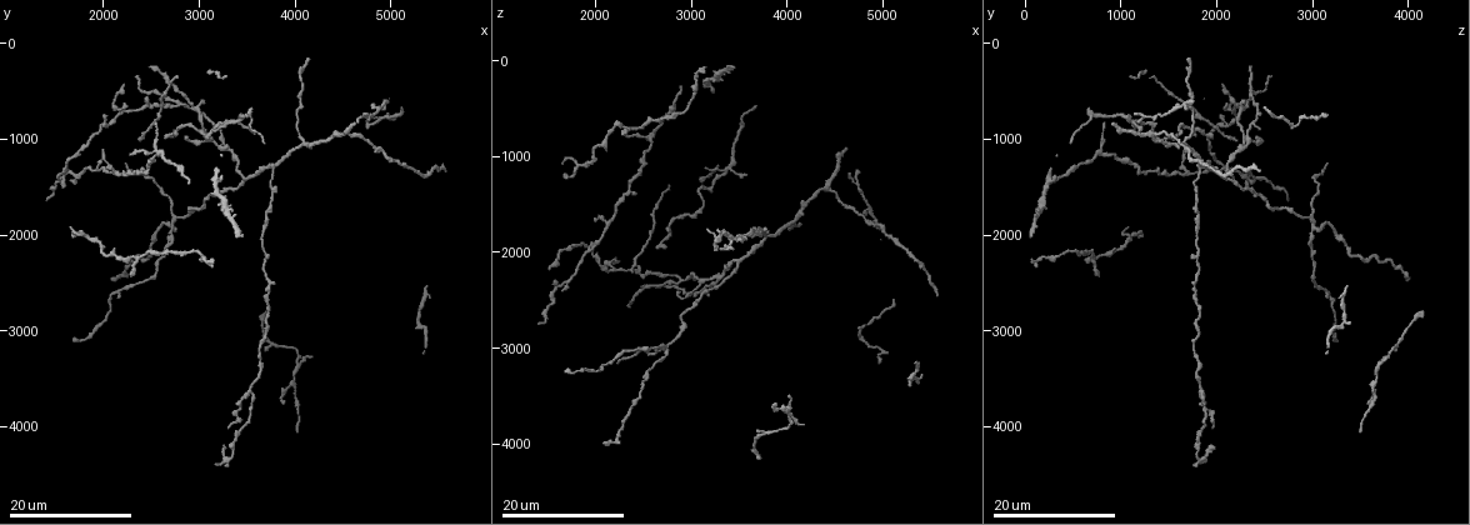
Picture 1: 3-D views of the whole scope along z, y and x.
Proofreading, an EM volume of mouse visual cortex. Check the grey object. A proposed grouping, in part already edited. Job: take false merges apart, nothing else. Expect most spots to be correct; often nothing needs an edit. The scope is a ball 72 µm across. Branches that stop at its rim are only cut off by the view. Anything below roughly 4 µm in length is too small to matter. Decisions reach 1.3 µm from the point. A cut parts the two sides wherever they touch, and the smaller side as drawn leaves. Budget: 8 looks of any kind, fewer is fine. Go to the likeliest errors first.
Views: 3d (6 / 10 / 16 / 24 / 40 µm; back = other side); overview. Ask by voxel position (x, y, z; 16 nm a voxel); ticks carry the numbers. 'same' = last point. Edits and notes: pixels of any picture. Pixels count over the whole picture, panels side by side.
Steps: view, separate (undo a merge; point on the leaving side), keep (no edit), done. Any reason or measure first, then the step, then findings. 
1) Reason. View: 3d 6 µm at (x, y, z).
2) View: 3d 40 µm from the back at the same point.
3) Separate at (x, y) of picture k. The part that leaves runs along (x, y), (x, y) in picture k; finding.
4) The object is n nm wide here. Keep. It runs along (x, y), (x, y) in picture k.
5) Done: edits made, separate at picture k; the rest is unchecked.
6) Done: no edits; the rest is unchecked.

View: 3d 16 µm at (2860, 680, 2320).

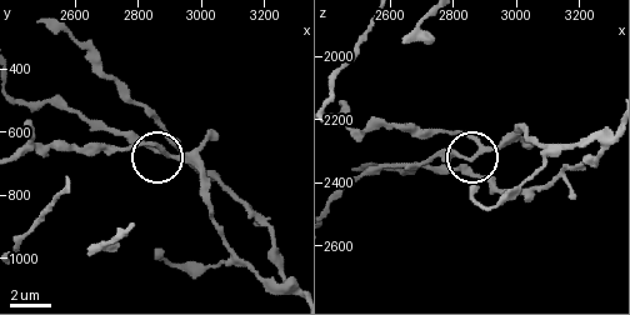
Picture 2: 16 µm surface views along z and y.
View: 3d 10 µm at (2890, 660, 2290).

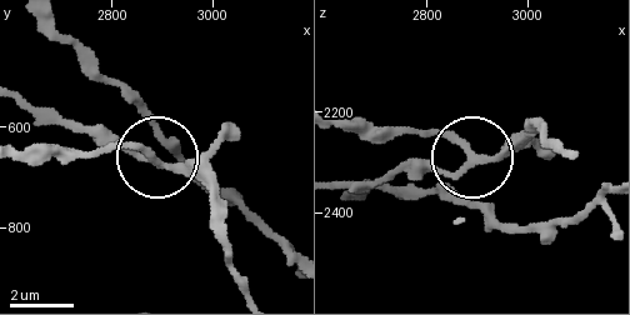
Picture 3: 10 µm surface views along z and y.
Other side. View: 3d 10 µm from the back at (2885, 670, 2300).

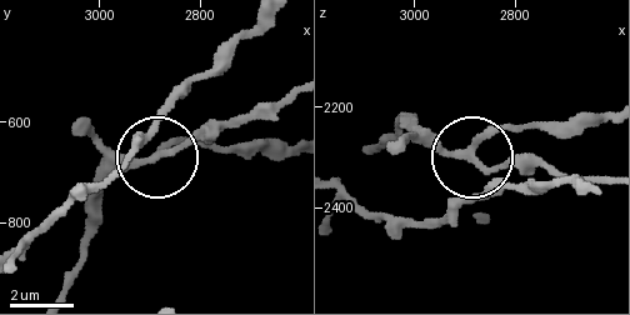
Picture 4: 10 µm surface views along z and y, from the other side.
Keep. It runs along (608, 120), (503, 128), (473, 151), (495, 168), (540, 168) in picture 4; continuous, no second neuron.

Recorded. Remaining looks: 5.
Three-way junction. View: 3d 24 µm at (3760, 1320, 1840).

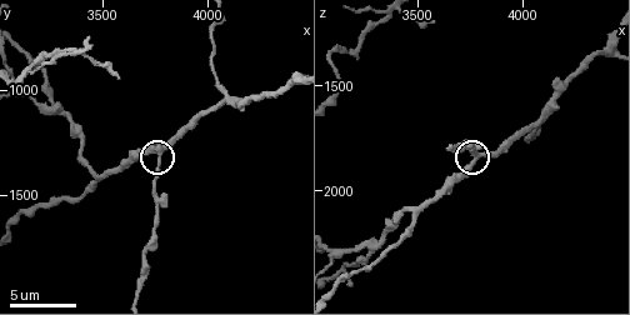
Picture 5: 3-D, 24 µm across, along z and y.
View: 3d 6 µm at (3770, 1330, 1840).

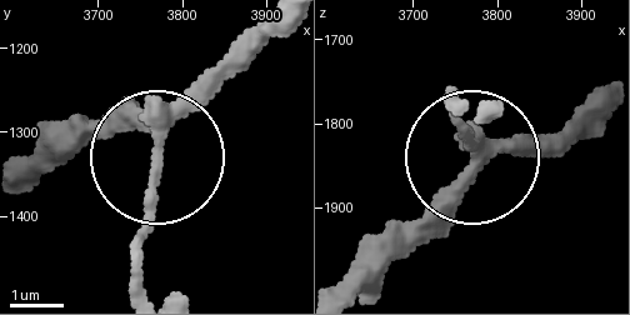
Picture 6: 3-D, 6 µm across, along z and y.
The side arm is 60 µm long. Keep. It runs along (349, 293), (461, 173), (470, 131), (456, 91) in picture 6; one neuron here.

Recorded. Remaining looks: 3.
A fork. View: 3d 16 µm at (4440, 960, 1360).

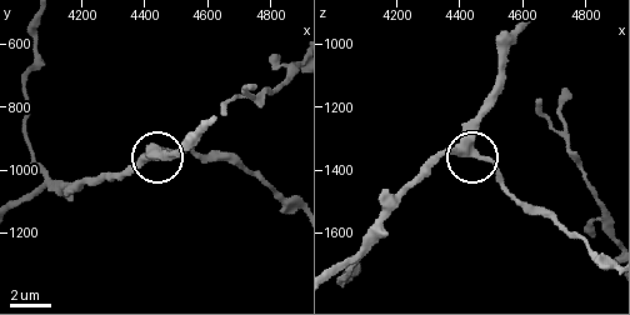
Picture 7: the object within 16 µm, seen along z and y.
Zoom in. View: 3d 6 µm at the same point.

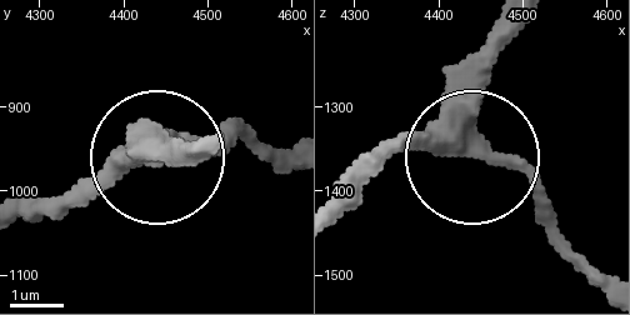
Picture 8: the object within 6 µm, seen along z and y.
Keep. It runs along (338, 213), (405, 150), (473, 145), (473, 65), (494, 24) in picture 8; one neuron here.

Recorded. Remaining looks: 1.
Done: no edits; the rest is unchecked.

